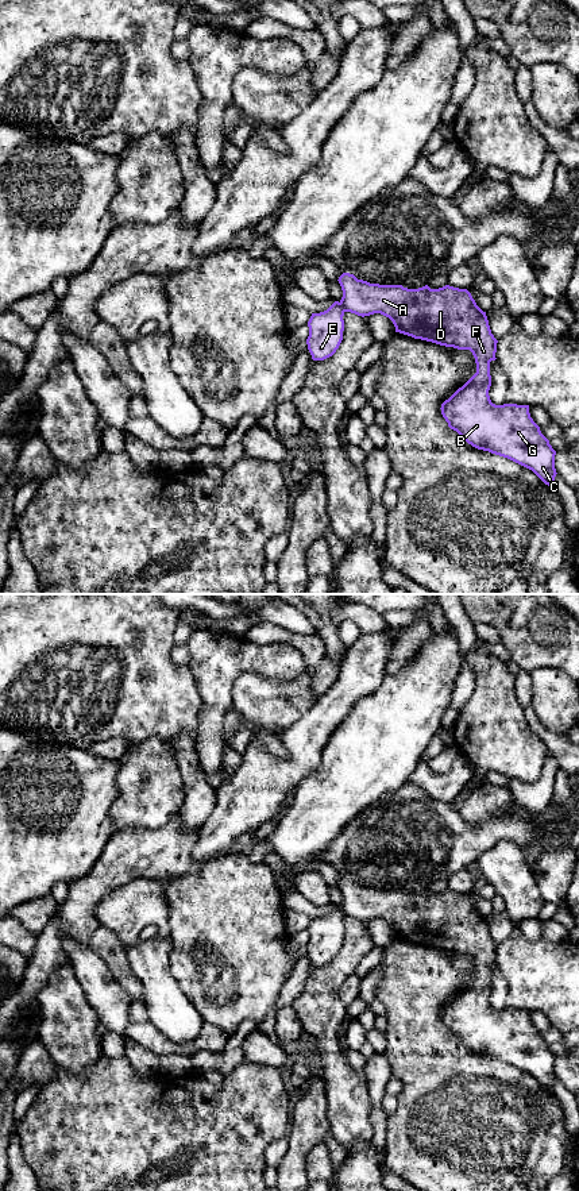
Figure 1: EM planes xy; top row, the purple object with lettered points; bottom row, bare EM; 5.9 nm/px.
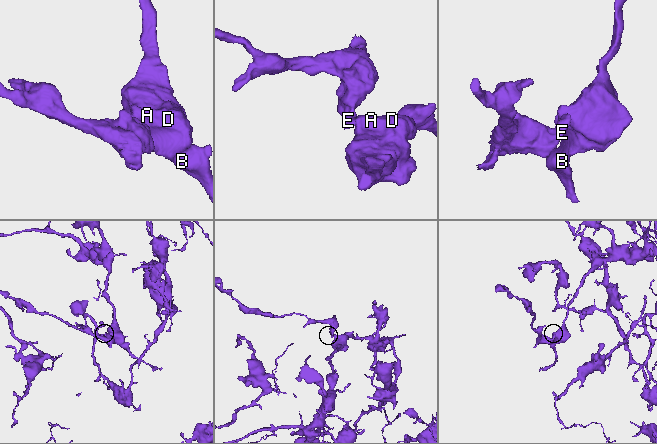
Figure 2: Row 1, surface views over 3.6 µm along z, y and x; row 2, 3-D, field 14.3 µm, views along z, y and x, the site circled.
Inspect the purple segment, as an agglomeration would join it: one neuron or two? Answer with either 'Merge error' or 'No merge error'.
Merge error

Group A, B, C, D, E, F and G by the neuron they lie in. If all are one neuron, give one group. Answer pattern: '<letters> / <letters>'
A B C D F G / E

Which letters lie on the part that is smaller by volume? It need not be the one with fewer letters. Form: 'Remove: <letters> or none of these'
Remove: E

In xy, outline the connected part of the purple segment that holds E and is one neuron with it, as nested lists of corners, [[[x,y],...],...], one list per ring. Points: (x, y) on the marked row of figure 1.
[[[335,301],[327,311],[312,313],[306,344],[313,361],[324,361],[339,348],[343,340],[344,312],[341,304]]]

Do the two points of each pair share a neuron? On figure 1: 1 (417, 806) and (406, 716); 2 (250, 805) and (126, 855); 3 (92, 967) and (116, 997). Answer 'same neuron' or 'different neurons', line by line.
1: different neurons
2: different neurons
3: same neuron

